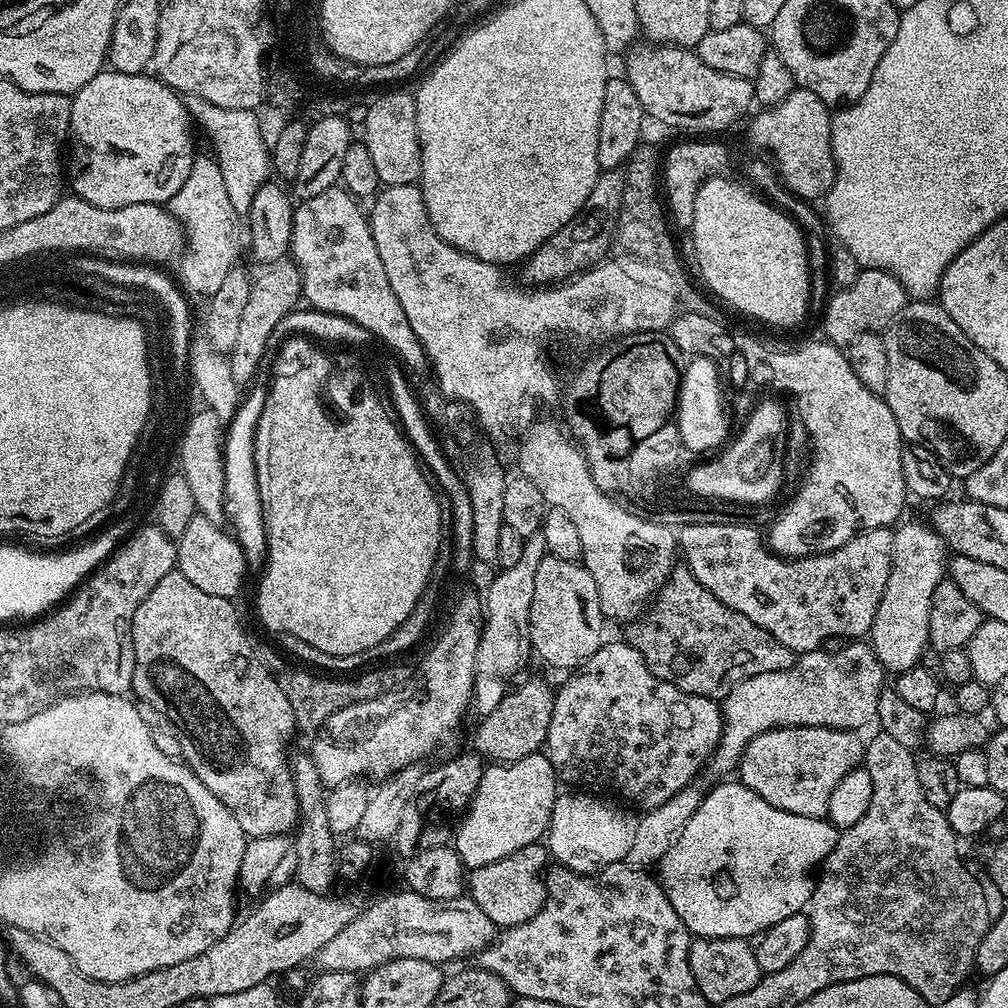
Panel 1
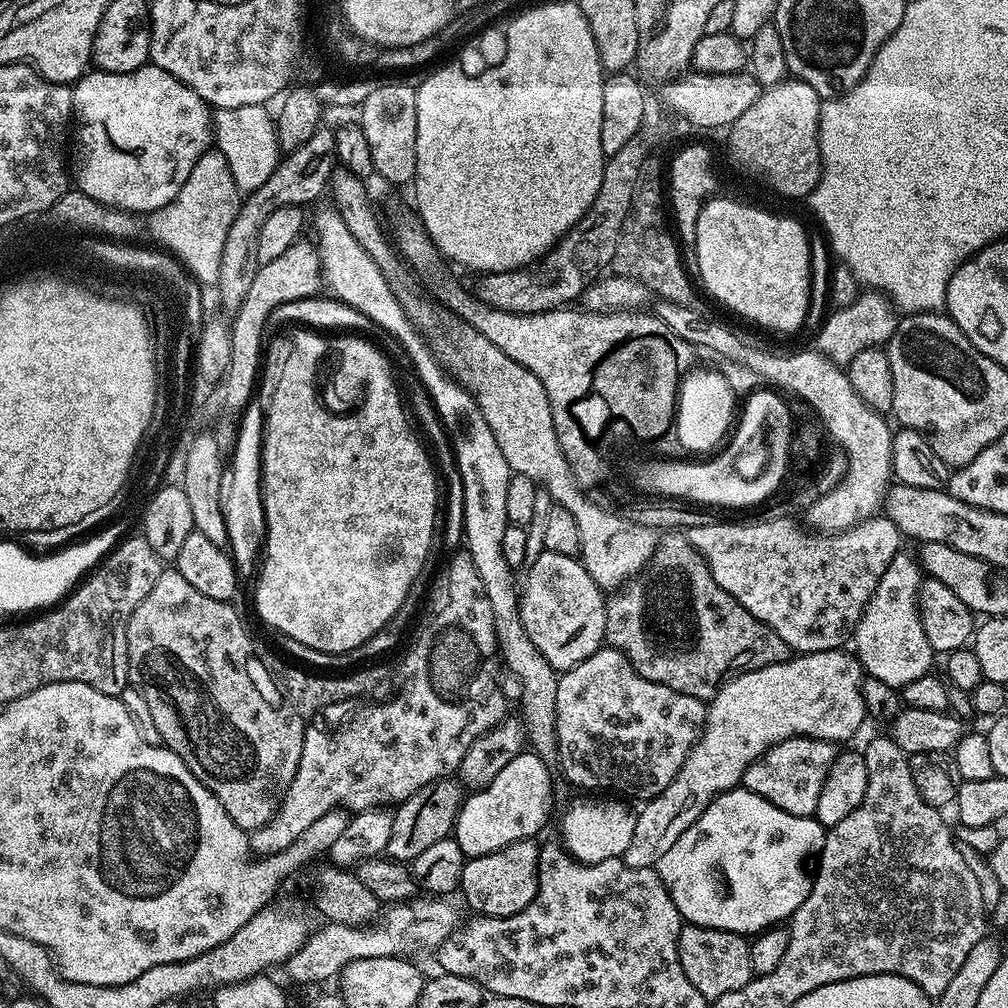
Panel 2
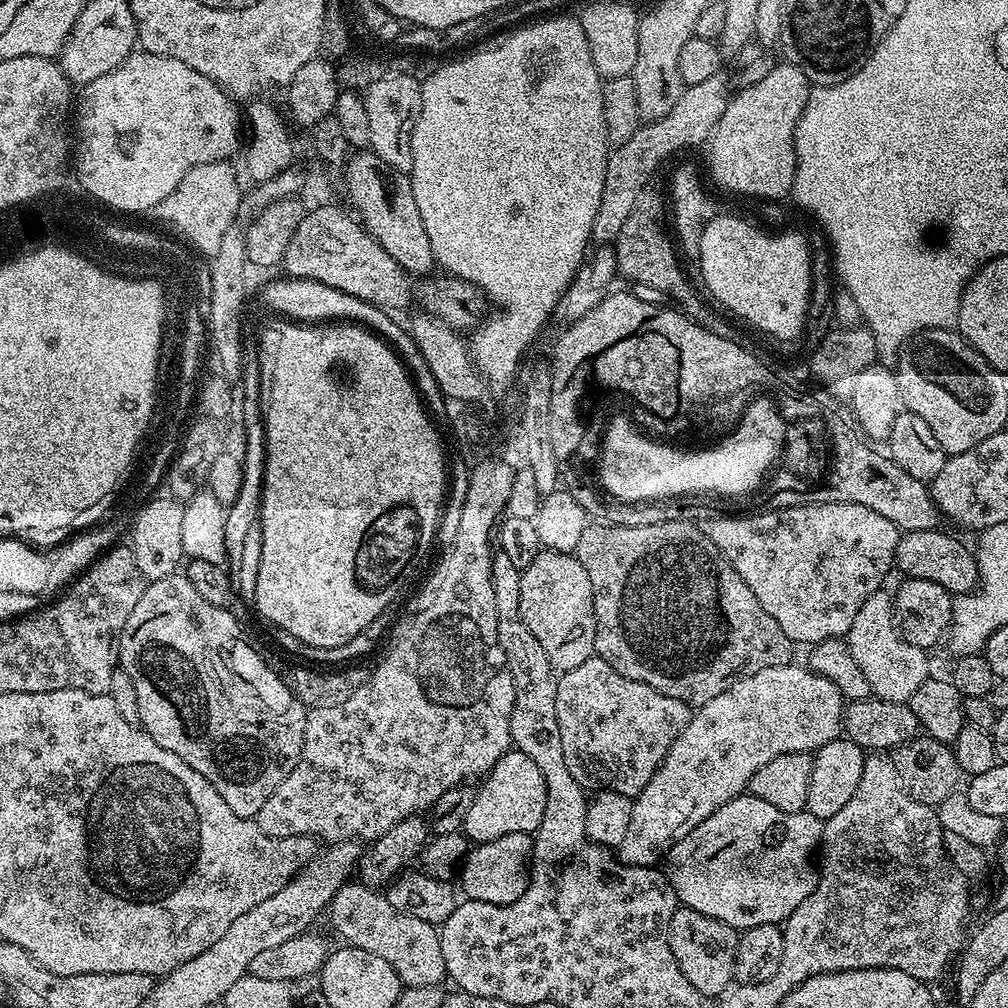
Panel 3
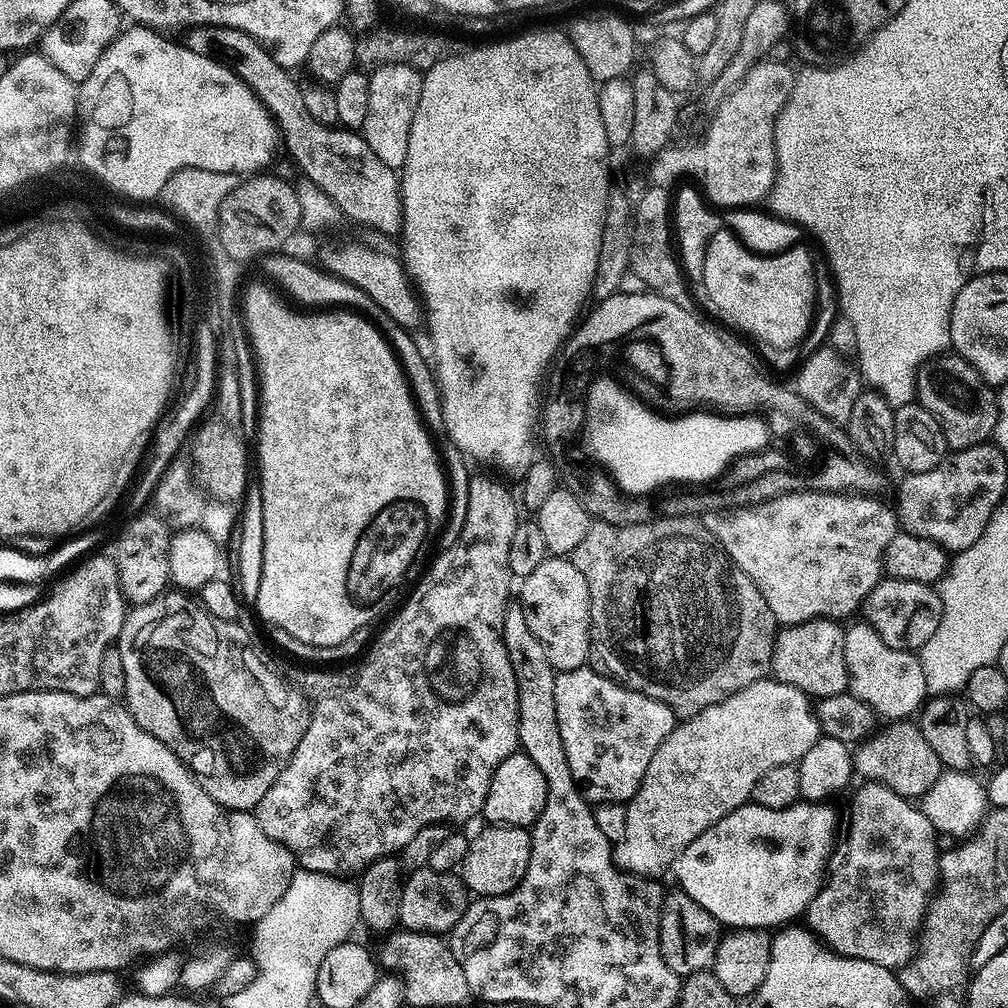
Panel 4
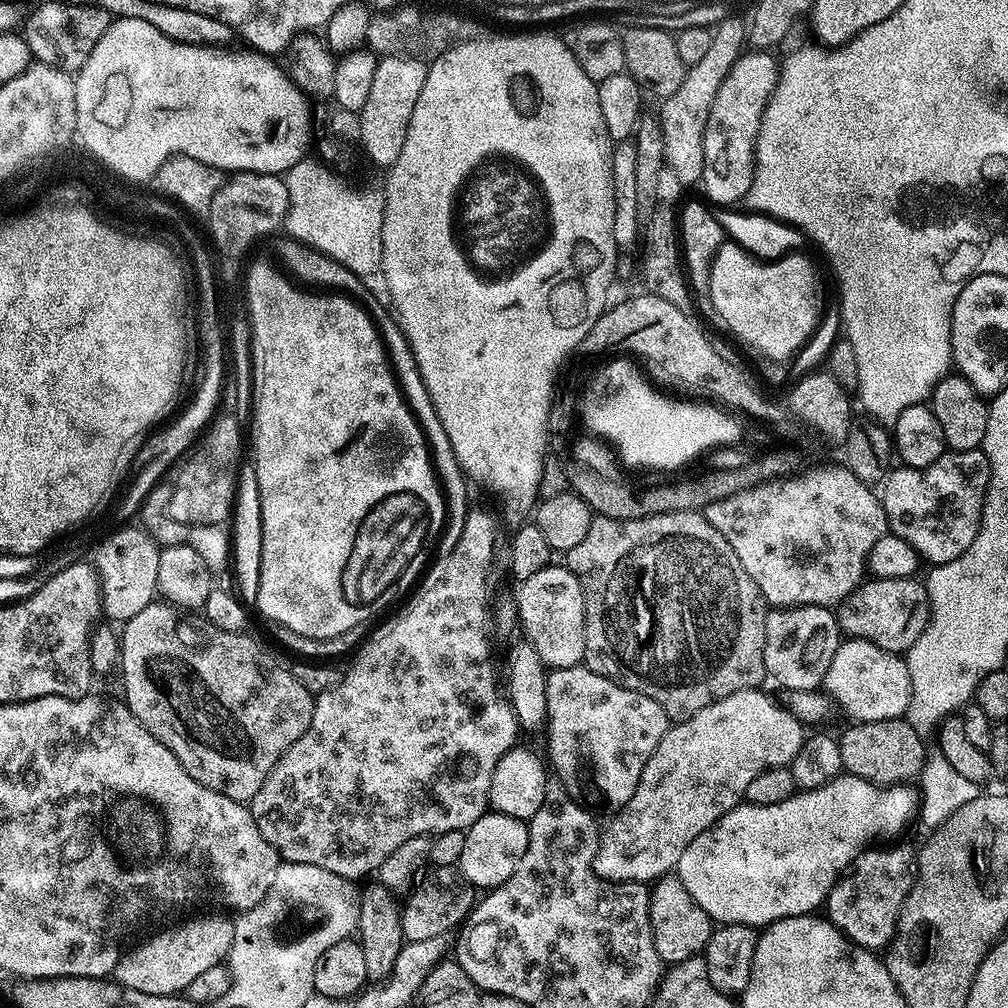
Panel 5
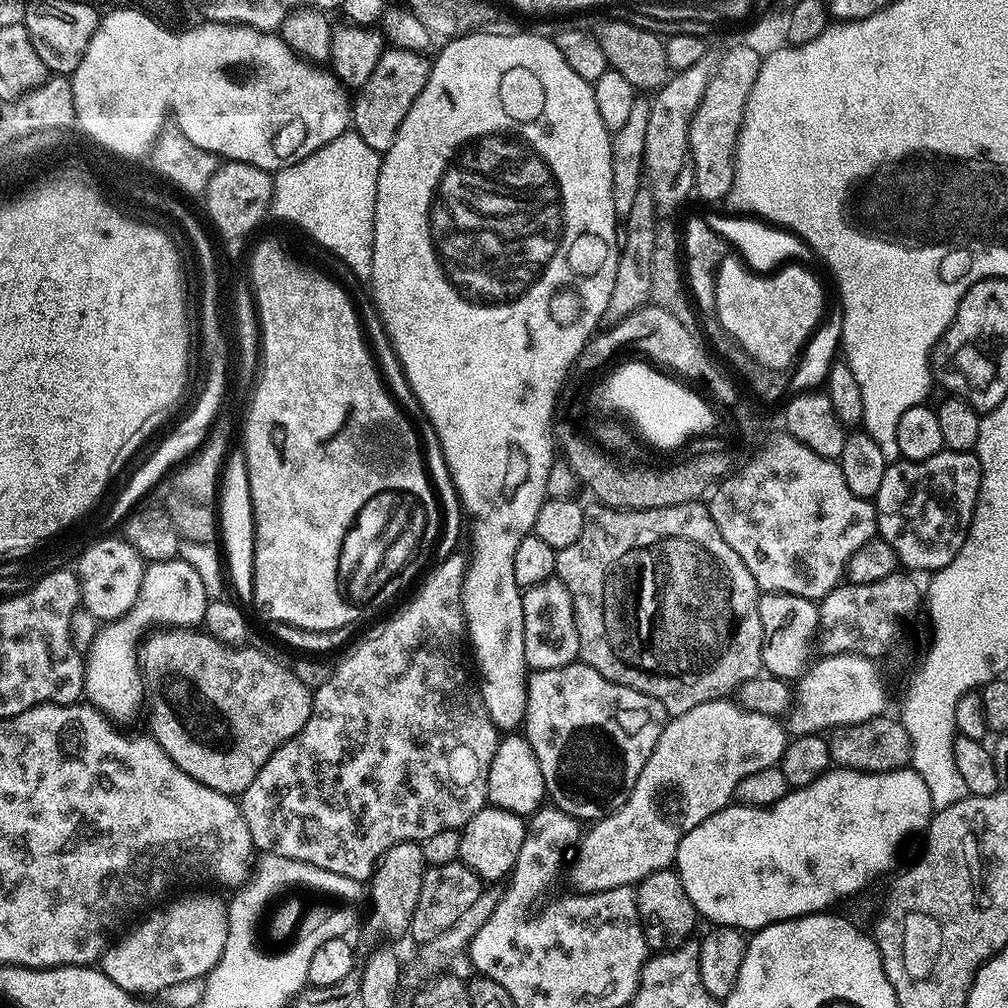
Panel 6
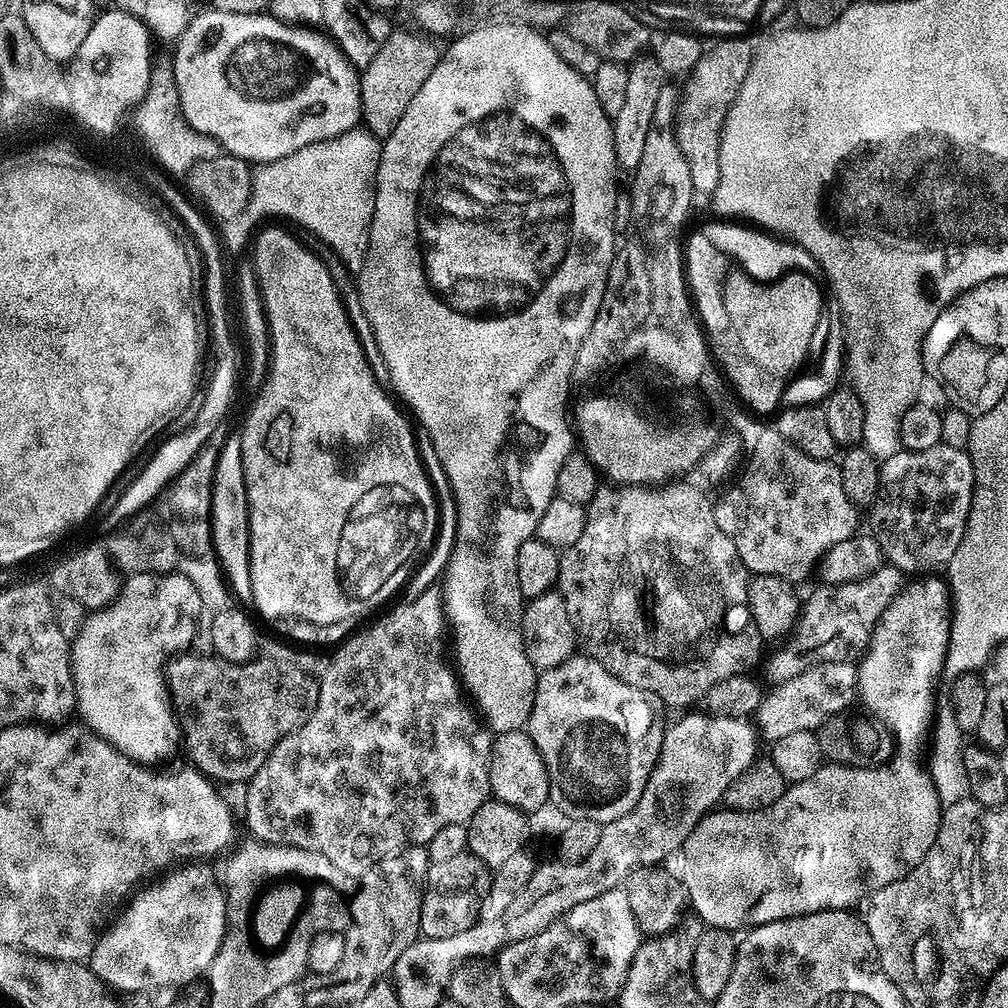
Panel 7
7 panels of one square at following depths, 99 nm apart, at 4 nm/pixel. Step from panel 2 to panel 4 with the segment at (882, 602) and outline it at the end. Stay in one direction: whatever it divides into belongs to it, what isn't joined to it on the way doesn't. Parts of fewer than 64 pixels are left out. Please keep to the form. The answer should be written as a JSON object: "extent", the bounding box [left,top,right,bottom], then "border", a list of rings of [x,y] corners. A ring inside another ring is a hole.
{"extent":[844,622,929,722],"border":[[[859,622],[844,633],[844,653],[848,667],[850,692],[868,703],[885,721],[895,722],[915,717],[919,713],[926,697],[929,695],[926,686],[926,674],[922,674],[920,657],[916,652],[894,650],[886,646],[866,622]]]}

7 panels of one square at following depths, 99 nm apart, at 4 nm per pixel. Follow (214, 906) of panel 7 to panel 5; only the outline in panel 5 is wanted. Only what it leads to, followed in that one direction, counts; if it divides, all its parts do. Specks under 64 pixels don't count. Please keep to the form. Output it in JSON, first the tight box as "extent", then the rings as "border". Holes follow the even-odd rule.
{"extent":[114,916,234,996],"border":[[[200,916],[177,928],[167,928],[160,930],[165,932],[152,934],[157,936],[149,935],[145,944],[137,943],[131,951],[121,955],[114,973],[115,983],[121,988],[138,990],[138,994],[174,996],[183,993],[198,974],[227,961],[234,942],[234,923],[231,919],[227,920],[224,916]]]}

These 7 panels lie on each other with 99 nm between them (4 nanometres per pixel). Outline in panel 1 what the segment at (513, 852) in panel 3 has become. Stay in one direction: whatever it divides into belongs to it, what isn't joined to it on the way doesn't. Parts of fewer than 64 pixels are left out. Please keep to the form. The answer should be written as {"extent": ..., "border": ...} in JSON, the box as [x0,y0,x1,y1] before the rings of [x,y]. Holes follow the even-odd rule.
{"extent":[466,843,550,929],"border":[[[543,843],[522,846],[522,850],[514,850],[514,854],[506,854],[506,858],[498,858],[498,862],[490,862],[490,866],[473,868],[466,876],[466,892],[490,918],[497,929],[513,928],[522,922],[530,922],[538,910],[542,910],[546,894],[544,873],[550,864],[550,853]]]}

